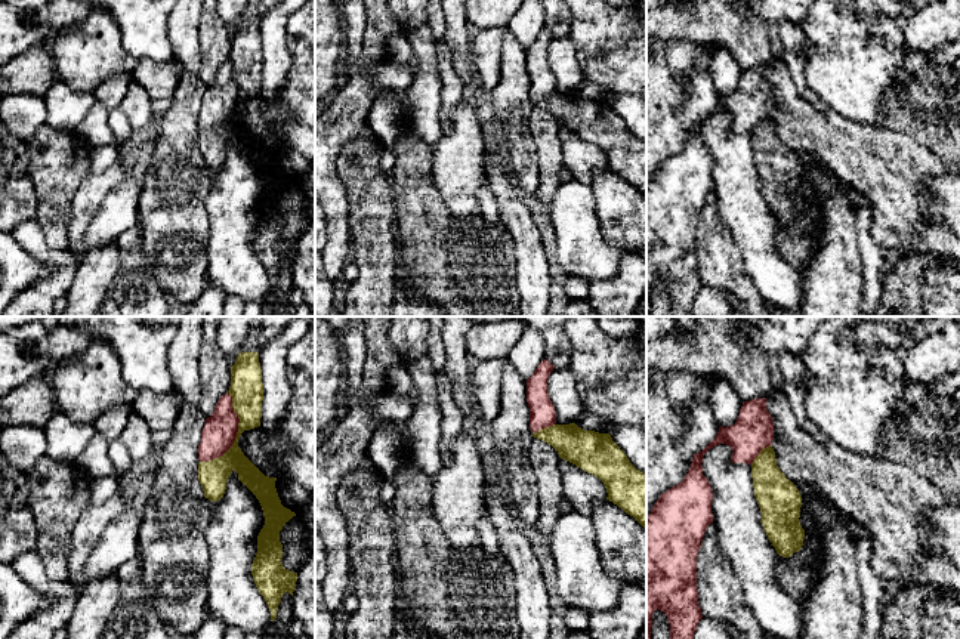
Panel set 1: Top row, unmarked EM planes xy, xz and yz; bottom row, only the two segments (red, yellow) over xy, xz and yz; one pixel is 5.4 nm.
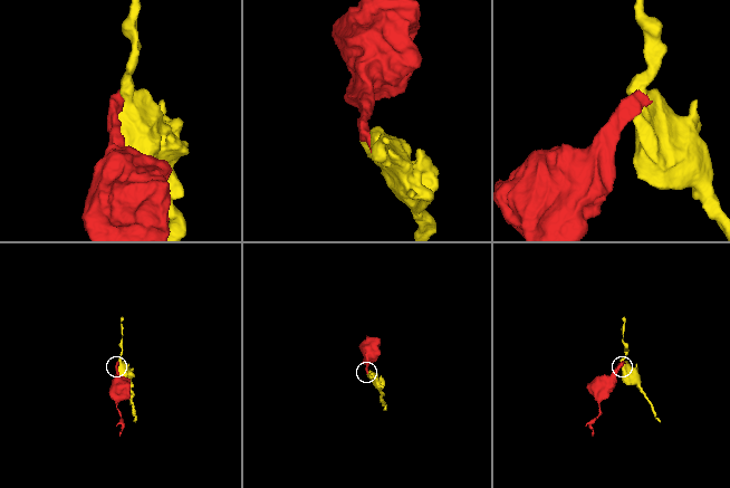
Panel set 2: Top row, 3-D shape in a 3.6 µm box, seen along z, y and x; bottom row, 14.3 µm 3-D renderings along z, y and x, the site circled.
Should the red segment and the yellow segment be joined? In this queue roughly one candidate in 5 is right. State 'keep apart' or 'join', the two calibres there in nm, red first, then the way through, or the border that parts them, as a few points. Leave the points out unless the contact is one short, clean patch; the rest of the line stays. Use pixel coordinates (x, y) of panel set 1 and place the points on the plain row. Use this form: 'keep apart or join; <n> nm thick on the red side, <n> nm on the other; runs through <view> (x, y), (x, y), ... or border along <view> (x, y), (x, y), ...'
keep apart; 190 nm thick on the red side, 180 nm on the other

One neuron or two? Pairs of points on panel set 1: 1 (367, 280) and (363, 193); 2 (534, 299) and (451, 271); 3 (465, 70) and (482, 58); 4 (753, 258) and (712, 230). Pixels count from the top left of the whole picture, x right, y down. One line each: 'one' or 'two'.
1: one
2: two
3: two
4: two

